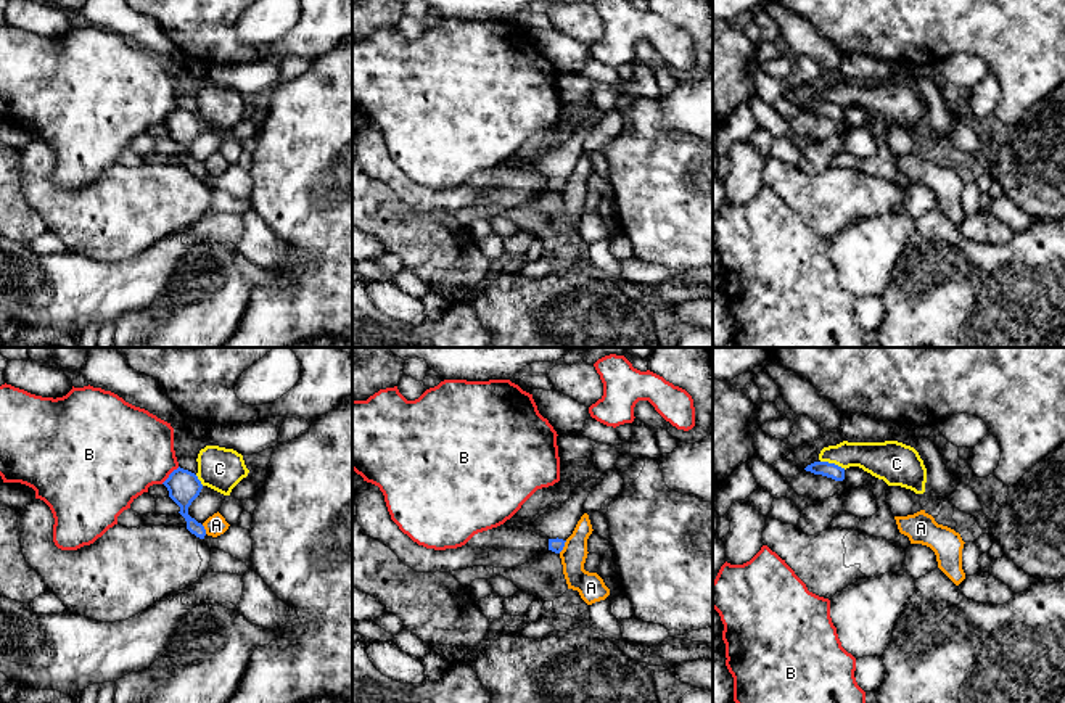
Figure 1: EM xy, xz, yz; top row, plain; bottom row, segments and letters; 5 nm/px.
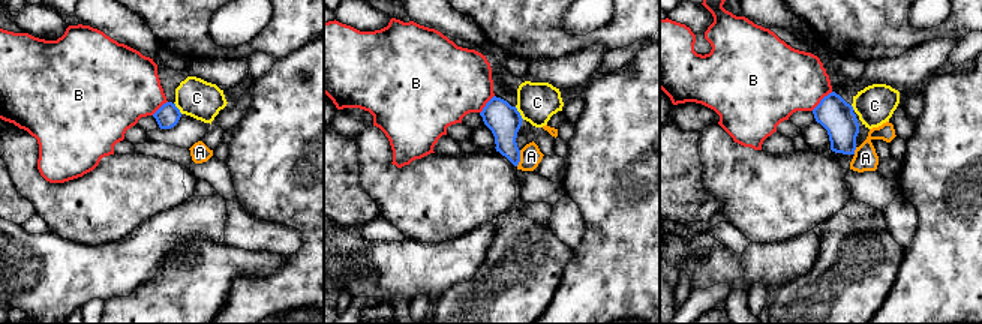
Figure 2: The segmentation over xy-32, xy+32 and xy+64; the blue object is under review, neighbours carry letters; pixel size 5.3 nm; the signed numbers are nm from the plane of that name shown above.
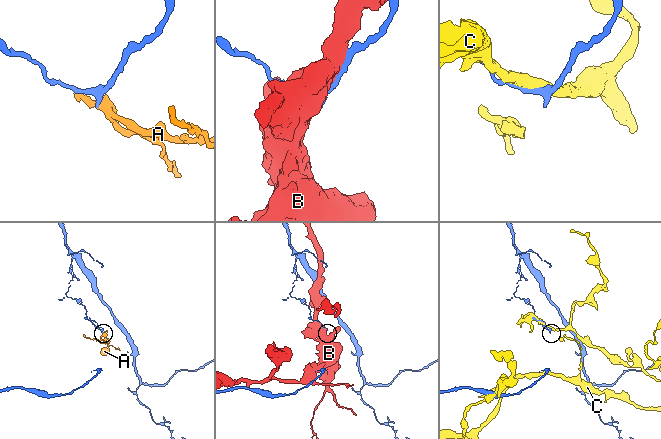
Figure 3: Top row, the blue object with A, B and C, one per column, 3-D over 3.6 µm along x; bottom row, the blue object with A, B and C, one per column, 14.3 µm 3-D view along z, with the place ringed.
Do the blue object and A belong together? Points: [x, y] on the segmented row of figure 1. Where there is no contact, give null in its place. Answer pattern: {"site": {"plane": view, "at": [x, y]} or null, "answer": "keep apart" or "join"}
{"site": {"plane": "xz", "at": [563, 546]}, "answer": "keep apart"}

